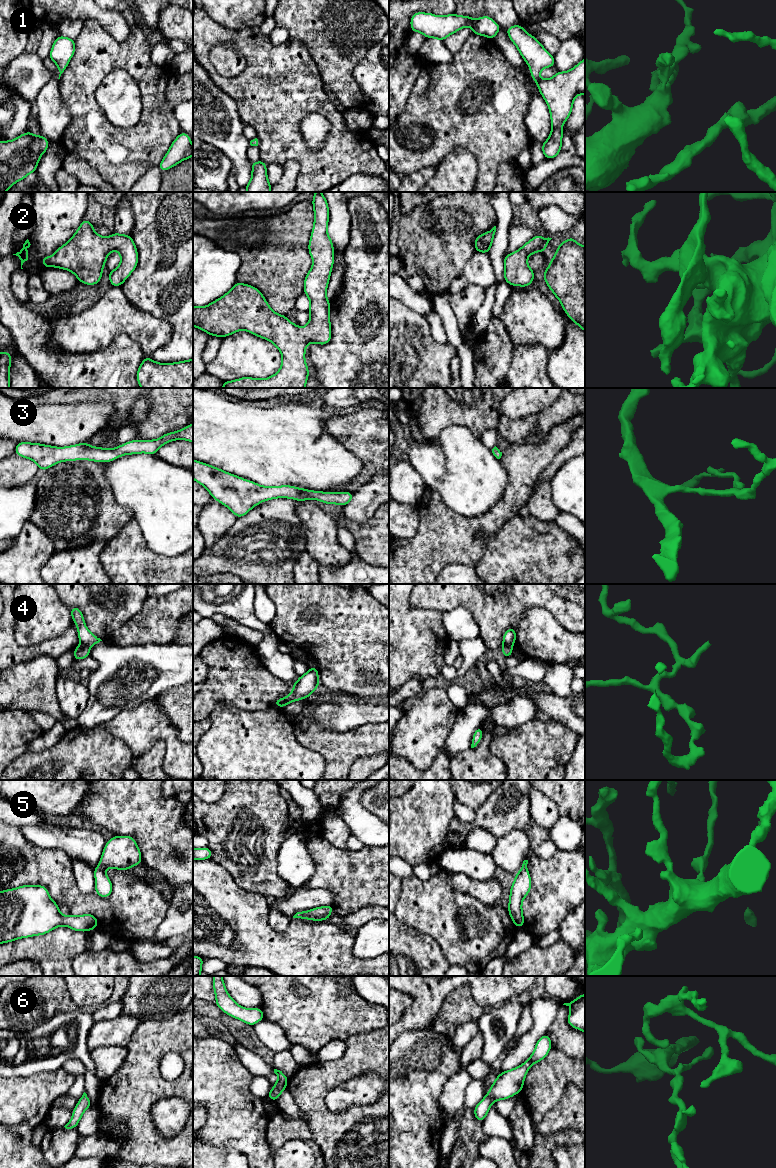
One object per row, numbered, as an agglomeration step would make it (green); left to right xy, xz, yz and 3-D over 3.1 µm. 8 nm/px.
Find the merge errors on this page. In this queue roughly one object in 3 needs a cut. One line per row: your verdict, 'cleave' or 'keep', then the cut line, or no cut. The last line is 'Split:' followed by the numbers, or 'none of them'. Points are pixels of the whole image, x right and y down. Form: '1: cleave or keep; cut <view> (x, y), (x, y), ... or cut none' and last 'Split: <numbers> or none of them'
1: keep; cut none
2: keep; cut none
3: keep; cut none
4: cleave; cut xy (81, 643), (89, 647)
5: keep; cut none
6: keep; cut none
Split: 4

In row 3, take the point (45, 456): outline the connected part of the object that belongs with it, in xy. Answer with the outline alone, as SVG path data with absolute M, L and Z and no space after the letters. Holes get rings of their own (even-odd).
M193 423L184 429L166 433L156 440L132 440L117 448L93 447L87 442L67 447L54 447L38 443L18 442L15 454L34 461L40 471L63 461L91 460L111 462L123 455L148 453L155 455L158 449L170 441L178 439L193 443Z

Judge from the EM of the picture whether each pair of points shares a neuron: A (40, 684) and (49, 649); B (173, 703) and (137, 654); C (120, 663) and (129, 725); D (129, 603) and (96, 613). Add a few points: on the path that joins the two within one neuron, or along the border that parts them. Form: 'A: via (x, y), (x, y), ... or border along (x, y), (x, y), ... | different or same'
A: border along (55, 658), (39, 654), (24, 661) | different
B: border along (182, 684), (159, 693), (153, 699) | different
C: border along (149, 700), (133, 708), (121, 710), (107, 722) | different
D: via (121, 606), (117, 609), (104, 611) | same

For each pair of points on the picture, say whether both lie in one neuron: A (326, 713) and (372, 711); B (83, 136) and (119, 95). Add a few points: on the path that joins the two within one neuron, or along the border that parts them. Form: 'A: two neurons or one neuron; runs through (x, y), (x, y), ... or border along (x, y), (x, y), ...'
A: one neuron; runs through (337, 713), (361, 711)
B: two neurons; border along (95, 90), (95, 100), (105, 117), (122, 127)

